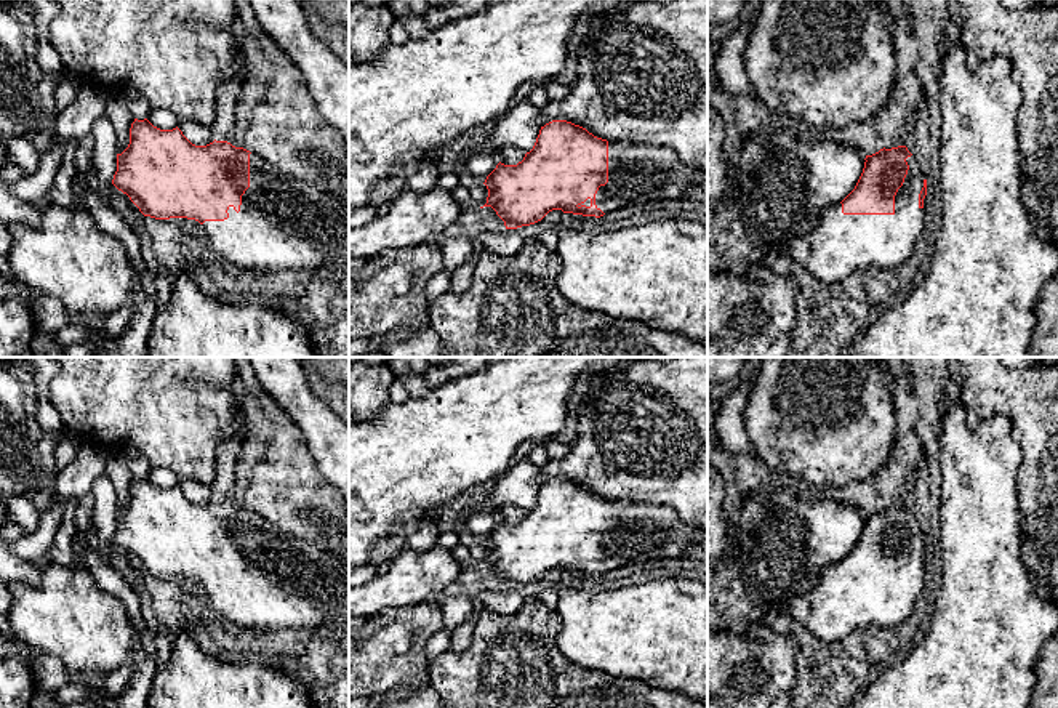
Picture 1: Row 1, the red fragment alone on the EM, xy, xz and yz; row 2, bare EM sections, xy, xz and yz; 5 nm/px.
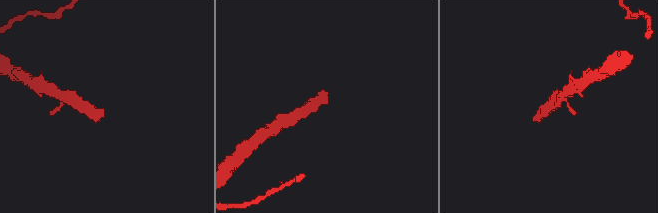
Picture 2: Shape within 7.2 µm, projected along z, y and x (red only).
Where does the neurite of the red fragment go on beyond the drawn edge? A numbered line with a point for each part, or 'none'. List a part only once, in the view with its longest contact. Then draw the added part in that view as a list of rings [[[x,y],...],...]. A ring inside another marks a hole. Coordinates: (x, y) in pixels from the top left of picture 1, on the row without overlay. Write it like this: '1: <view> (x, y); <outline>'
1: yz (842, 603); [[[912,514],[906,521],[909,529],[895,554],[893,573],[844,573],[842,562],[836,562],[823,570],[820,585],[812,593],[789,599],[792,622],[802,623],[824,642],[839,642],[858,628],[893,628],[911,620],[912,607],[925,586],[919,553],[927,532]]]

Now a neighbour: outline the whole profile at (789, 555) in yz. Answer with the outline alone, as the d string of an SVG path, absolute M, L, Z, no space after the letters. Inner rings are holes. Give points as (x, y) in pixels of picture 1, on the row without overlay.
M775 484L751 490L738 513L738 522L730 525L728 562L715 561L707 567L707 631L746 633L752 623L770 623L776 615L789 612L792 596L816 589L823 570L840 562L855 548L866 521L850 505L826 495L808 500Z

